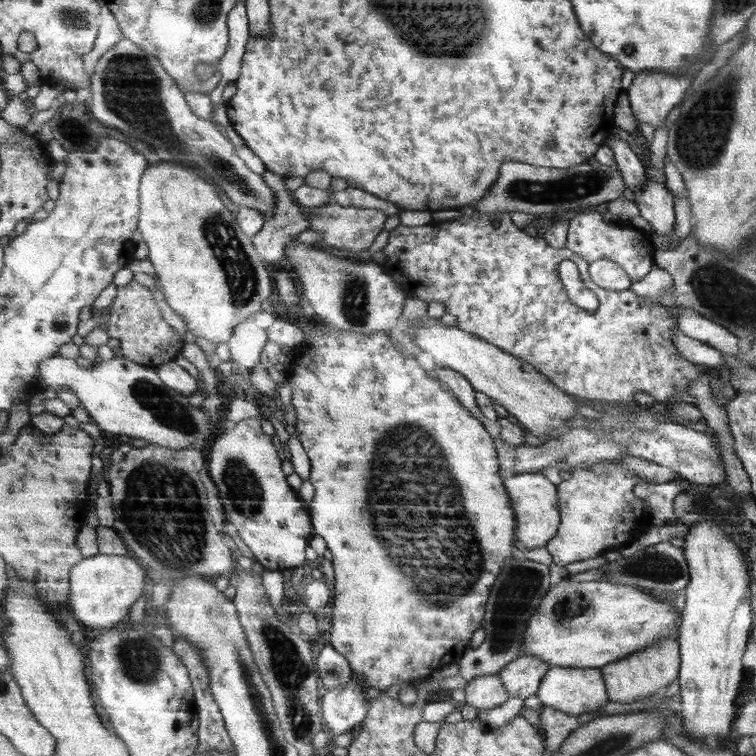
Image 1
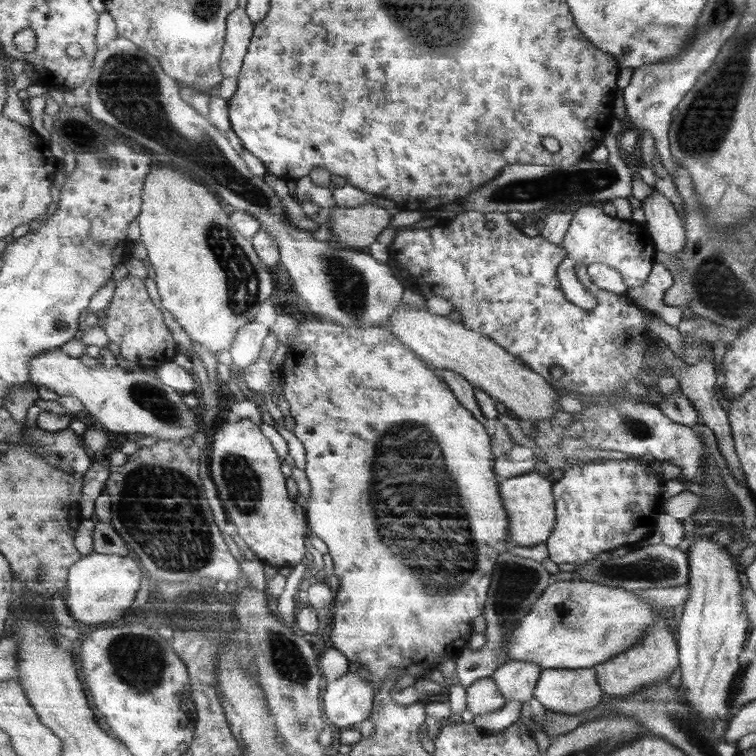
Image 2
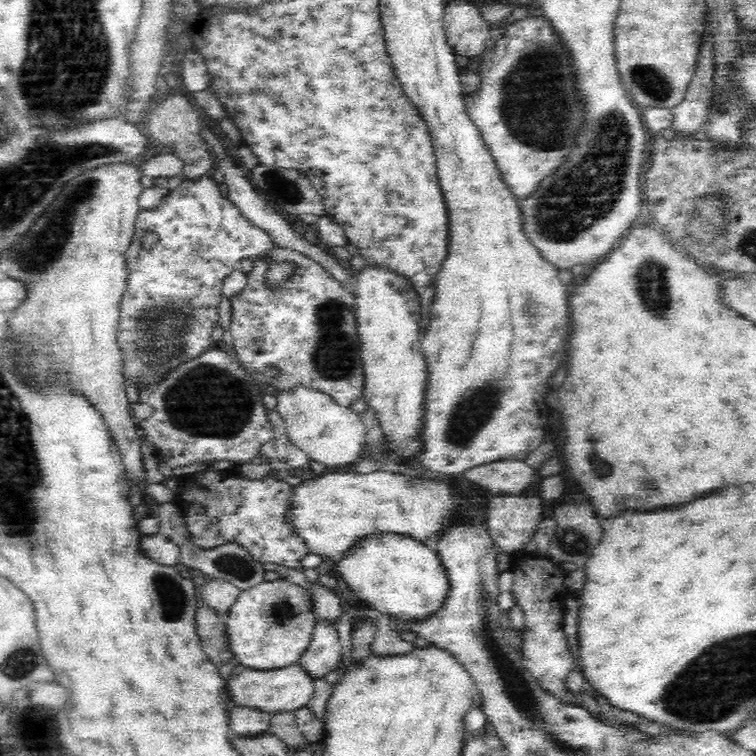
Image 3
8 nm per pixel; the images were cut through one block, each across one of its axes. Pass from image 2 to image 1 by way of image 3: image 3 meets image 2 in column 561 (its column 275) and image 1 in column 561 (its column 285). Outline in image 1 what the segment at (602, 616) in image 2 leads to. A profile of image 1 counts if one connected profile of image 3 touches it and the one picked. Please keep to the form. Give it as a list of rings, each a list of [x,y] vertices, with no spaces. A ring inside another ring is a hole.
[[[563,578],[551,587],[527,623],[523,637],[523,653],[537,656],[547,664],[565,667],[601,668],[607,663],[623,659],[635,651],[645,650],[661,637],[677,636],[679,613],[671,602],[657,600],[654,593],[627,584],[609,584],[607,581],[573,582]]]

